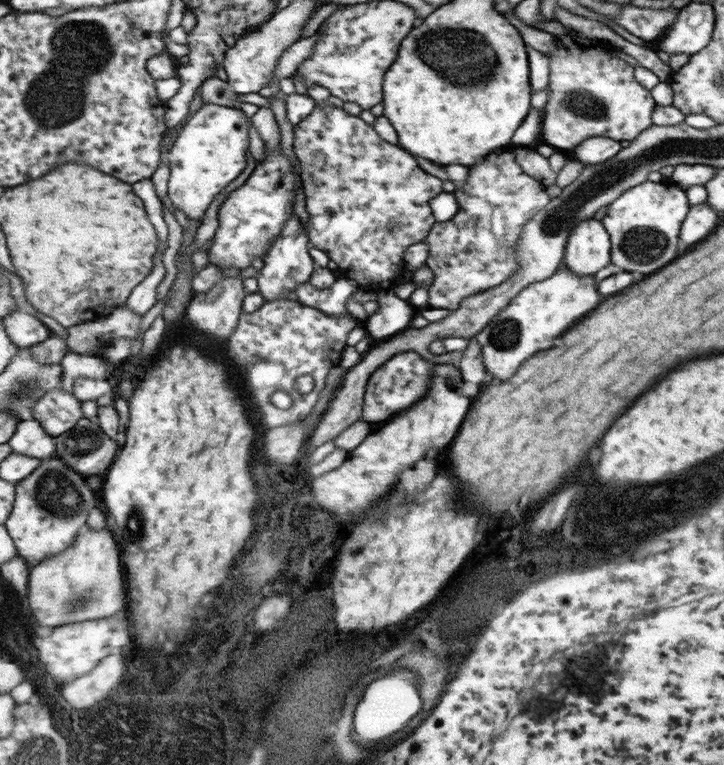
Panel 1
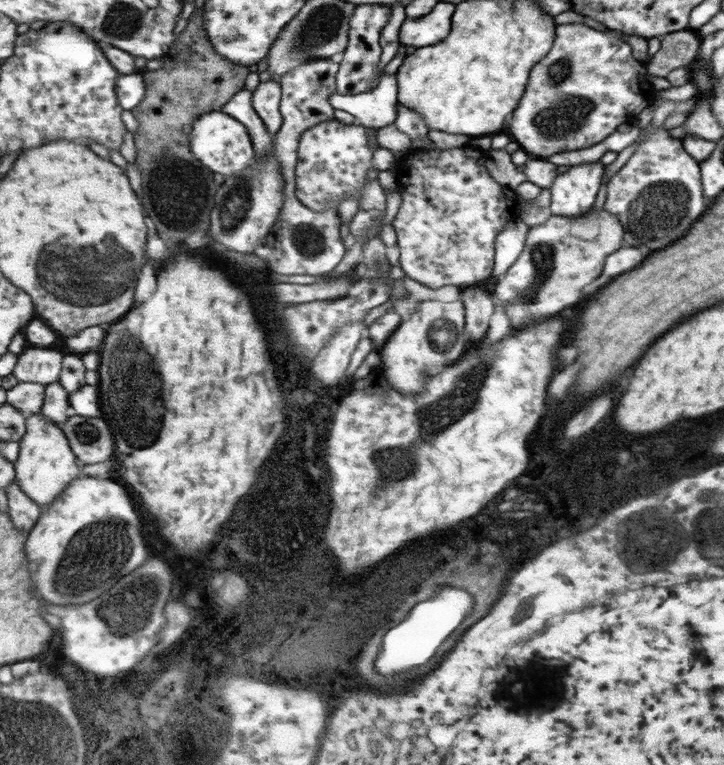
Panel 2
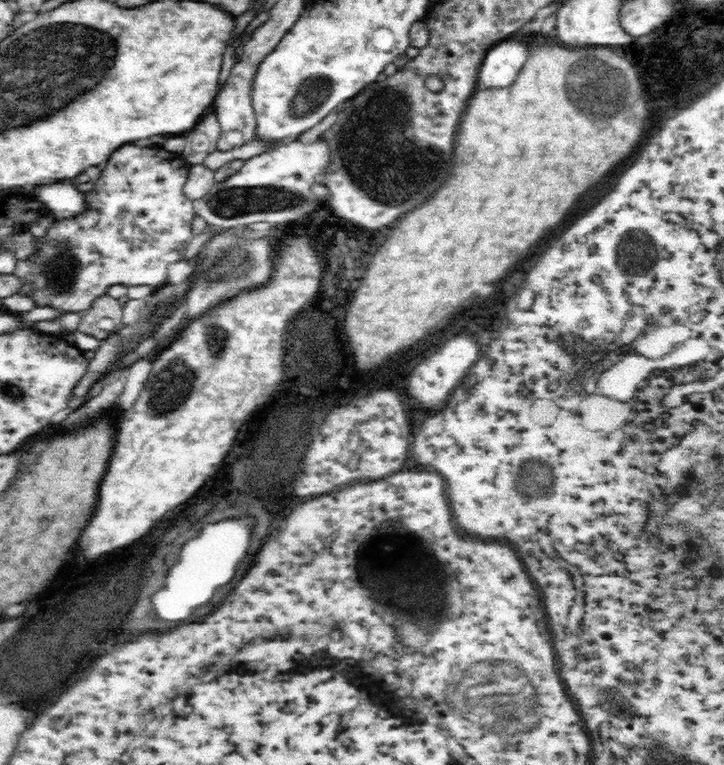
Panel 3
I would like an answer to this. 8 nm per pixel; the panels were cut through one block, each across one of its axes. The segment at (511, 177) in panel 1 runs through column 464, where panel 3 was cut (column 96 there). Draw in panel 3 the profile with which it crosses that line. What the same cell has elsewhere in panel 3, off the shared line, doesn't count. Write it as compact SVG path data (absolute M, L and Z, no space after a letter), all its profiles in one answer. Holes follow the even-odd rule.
M128 144L128 146L122 146L120 150L116 150L116 154L112 154L112 158L102 168L102 174L96 180L94 188L86 192L86 212L81 212L68 219L56 219L47 229L46 236L42 240L38 240L38 242L33 240L34 252L25 260L17 260L13 275L17 276L20 280L24 280L22 290L18 290L18 294L30 296L36 306L50 306L50 308L54 308L58 312L78 312L81 314L83 311L91 308L96 298L106 295L108 288L114 286L114 284L122 284L127 287L138 286L138 284L146 284L146 286L153 286L155 288L162 287L167 283L166 270L168 266L174 264L174 262L184 260L186 247L195 236L192 232L192 219L195 216L194 201L188 198L184 192L184 185L189 172L189 165L185 163L179 153L166 152L164 148L156 150L156 148L140 148L140 146Z

